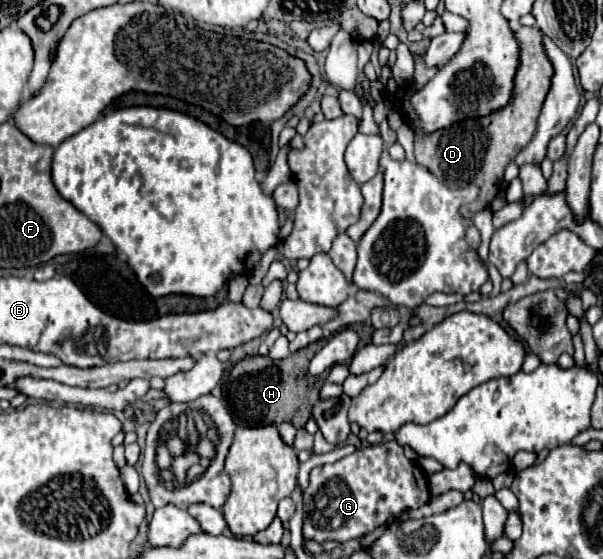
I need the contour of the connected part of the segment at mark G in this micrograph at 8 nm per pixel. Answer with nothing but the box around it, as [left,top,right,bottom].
[303,441,431,541]

